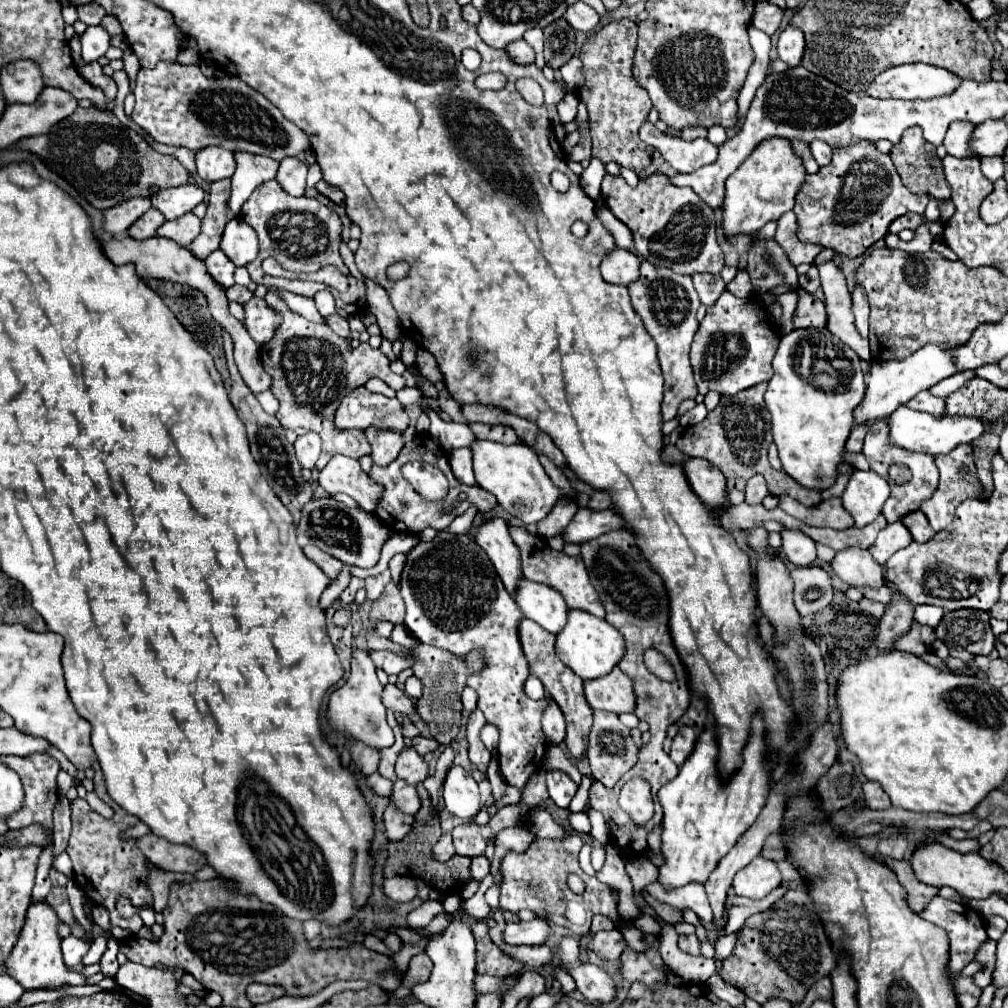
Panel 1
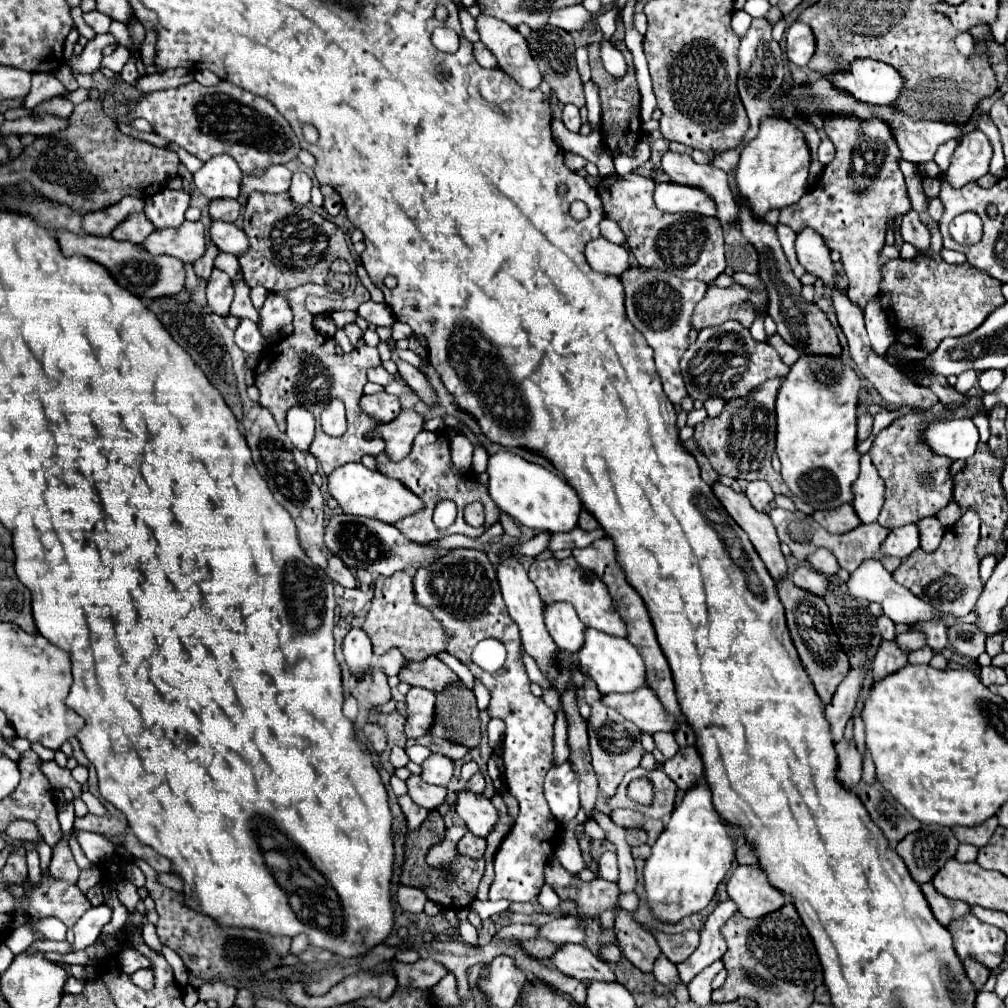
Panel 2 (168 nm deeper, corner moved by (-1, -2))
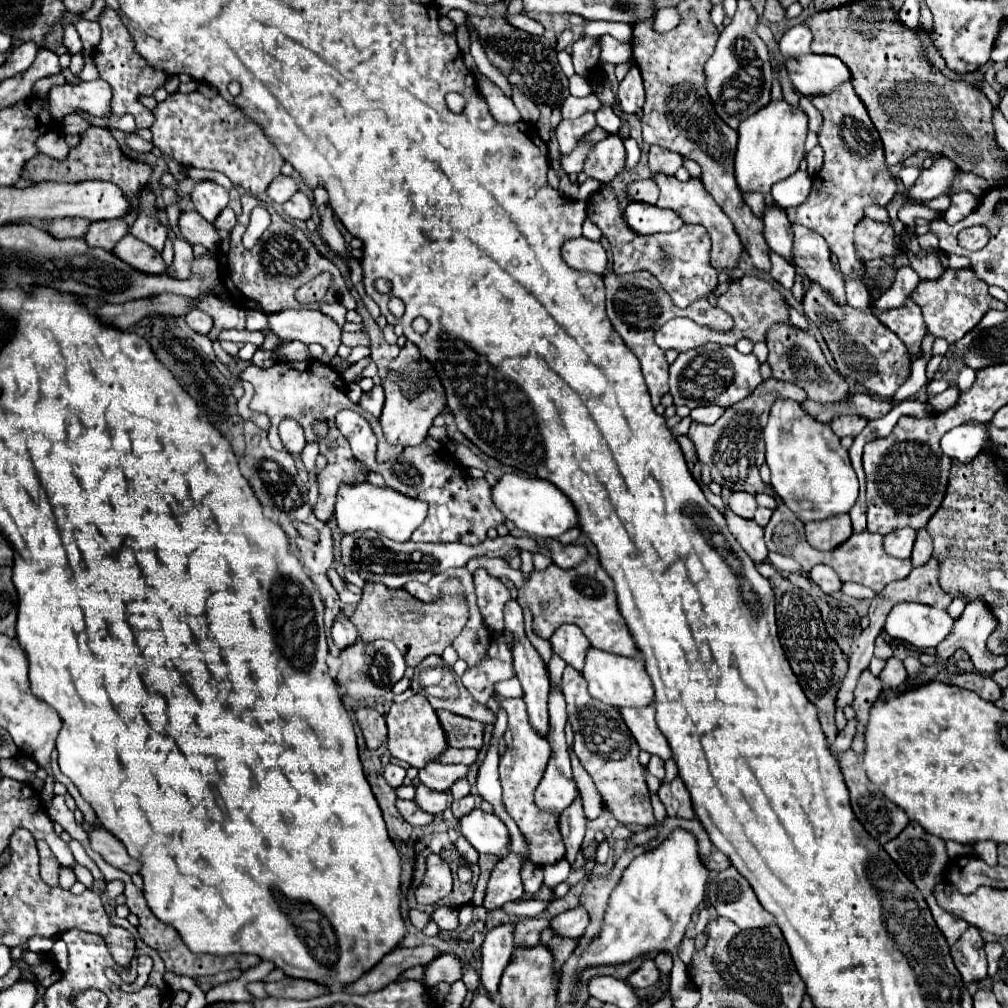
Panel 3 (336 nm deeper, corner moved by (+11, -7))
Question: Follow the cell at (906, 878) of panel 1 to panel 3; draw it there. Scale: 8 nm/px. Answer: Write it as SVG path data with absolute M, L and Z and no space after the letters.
M931 893L925 897L925 901L927 901L927 905L929 905L931 913L933 913L933 919L935 919L937 927L939 927L941 933L945 935L947 943L953 945L953 943L969 929L969 923L963 921L963 919L959 919L959 917L955 917L955 915L951 915L951 913L947 913L947 911L943 911L943 909L937 905L937 901L935 901L935 897L933 897Z

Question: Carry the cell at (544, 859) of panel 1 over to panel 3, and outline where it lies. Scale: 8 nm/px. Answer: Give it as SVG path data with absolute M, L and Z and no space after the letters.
M645 957L643 963L641 963L641 967L635 969L635 971L629 975L627 981L629 981L633 987L653 987L653 985L659 981L659 977L661 977L661 973L659 973L659 969L655 967L653 959Z

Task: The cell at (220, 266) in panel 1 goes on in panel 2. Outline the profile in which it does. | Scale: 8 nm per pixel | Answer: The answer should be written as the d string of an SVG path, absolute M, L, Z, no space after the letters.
M215 268L211 274L211 280L209 280L209 286L207 286L207 308L209 308L209 312L225 318L229 314L231 300L233 300L231 278L225 272Z

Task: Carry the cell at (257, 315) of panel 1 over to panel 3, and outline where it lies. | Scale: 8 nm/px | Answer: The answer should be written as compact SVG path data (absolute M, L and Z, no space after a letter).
M311 309L285 310L283 313L271 313L269 327L281 337L281 339L297 339L303 343L319 343L325 347L325 354L317 361L328 364L333 355L337 353L341 341L341 329L337 323L323 315L321 311Z

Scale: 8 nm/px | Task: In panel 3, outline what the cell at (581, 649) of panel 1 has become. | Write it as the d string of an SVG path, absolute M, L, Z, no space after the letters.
M587 649L583 677L589 683L591 697L613 707L643 707L653 701L653 685L645 671L641 657L619 657L615 653L603 653L601 649Z

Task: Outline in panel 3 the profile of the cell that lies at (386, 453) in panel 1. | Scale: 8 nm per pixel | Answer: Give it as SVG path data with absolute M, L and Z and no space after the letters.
M407 343L401 349L399 357L389 365L389 375L383 381L383 389L385 407L379 421L387 443L403 447L419 445L427 437L427 429L431 427L433 419L445 407L445 391L437 373L413 343Z

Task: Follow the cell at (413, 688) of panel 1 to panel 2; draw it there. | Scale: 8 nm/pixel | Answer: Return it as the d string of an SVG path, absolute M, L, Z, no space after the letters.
M411 688L407 694L405 736L419 738L429 734L435 720L435 694L423 688Z

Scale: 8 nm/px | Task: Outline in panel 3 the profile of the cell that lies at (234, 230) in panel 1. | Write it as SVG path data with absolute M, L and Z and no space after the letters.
M191 211L191 213L181 213L181 219L179 219L179 227L181 227L181 235L191 243L201 243L203 247L207 247L211 253L217 253L219 249L219 233L217 229L209 223L209 221L203 221L203 217L199 217L199 213Z

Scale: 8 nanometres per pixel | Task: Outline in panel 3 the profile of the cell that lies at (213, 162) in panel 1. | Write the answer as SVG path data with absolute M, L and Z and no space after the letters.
M197 181L193 191L191 191L191 201L195 209L209 221L213 223L215 217L227 207L229 203L229 191L221 187L215 181Z

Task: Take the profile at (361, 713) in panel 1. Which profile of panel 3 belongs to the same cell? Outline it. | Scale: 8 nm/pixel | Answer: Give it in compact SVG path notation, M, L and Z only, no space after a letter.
M341 619L341 621L333 623L331 637L333 637L333 643L339 649L347 649L347 645L355 645L355 641L357 641L357 629L355 629L355 625L349 619Z

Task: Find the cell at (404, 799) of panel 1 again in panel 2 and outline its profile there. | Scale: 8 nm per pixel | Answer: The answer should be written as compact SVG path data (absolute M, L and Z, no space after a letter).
M411 776L411 778L407 780L407 786L409 786L409 796L411 796L411 800L413 800L417 806L425 808L425 810L437 810L437 808L443 804L445 796L447 796L447 788L427 784L427 782L423 782L419 776Z

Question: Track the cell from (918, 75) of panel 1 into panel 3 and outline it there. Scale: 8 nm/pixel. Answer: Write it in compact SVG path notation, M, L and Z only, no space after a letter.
M809 55L801 59L785 59L793 87L807 97L833 93L843 83L851 83L851 71L839 57Z

